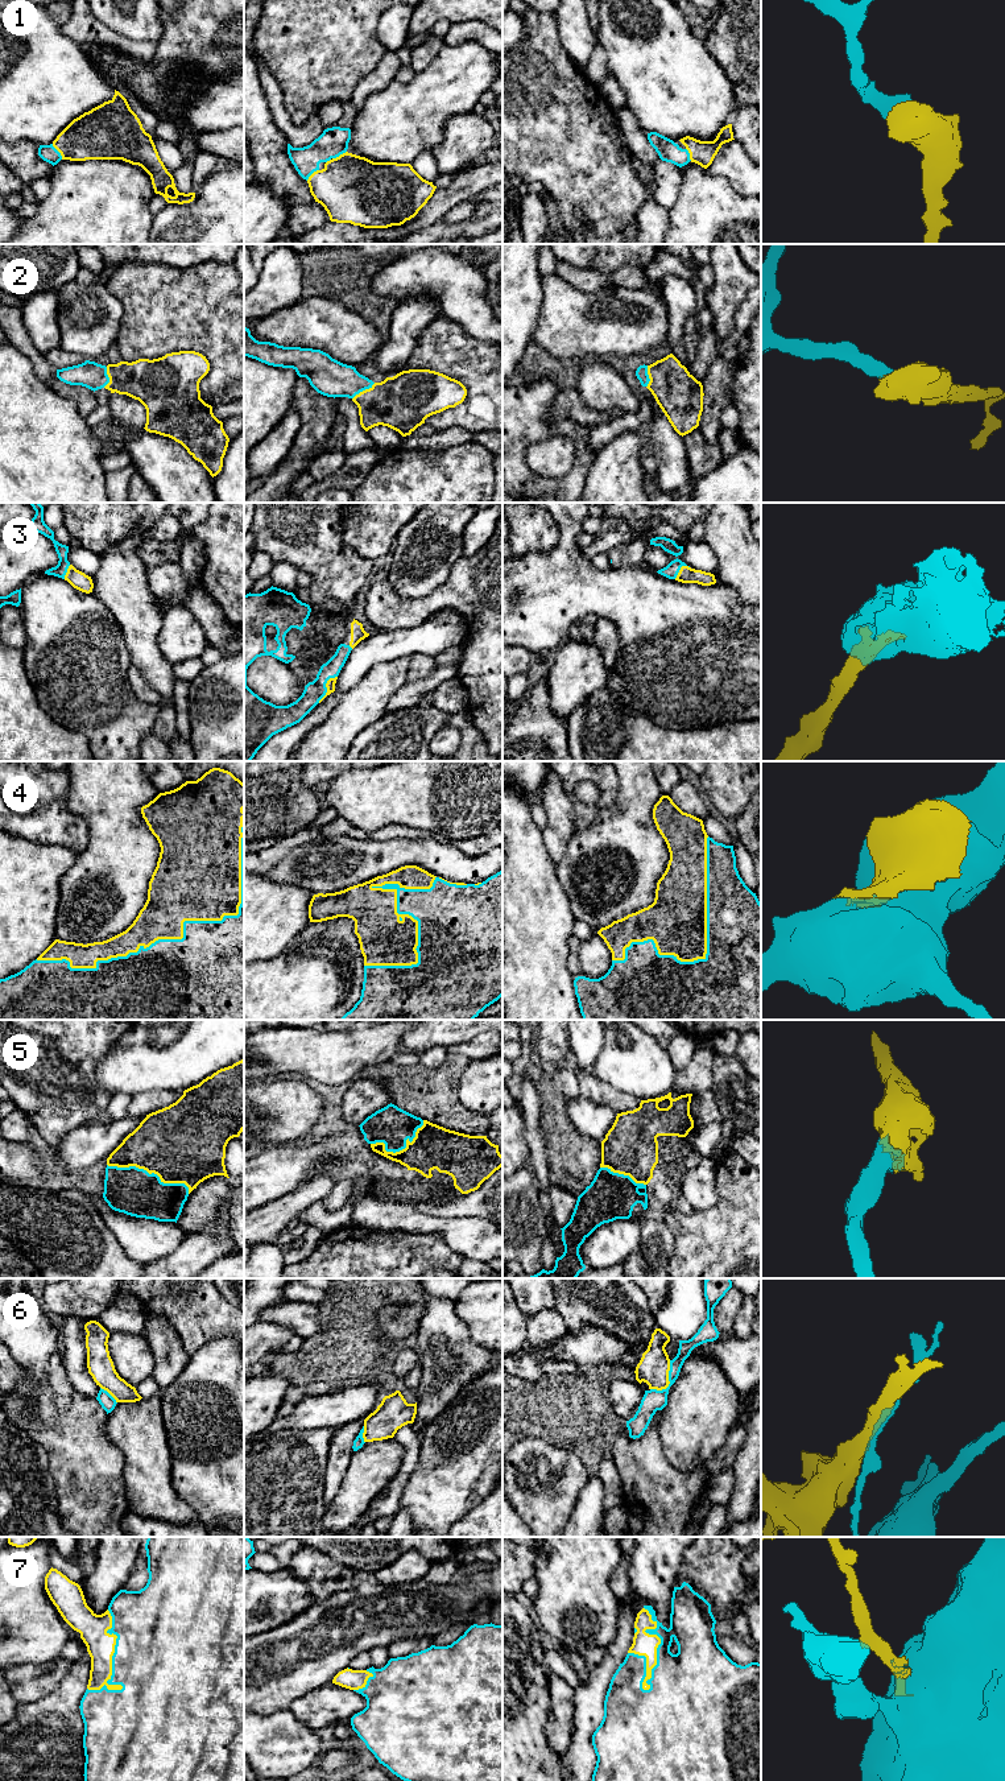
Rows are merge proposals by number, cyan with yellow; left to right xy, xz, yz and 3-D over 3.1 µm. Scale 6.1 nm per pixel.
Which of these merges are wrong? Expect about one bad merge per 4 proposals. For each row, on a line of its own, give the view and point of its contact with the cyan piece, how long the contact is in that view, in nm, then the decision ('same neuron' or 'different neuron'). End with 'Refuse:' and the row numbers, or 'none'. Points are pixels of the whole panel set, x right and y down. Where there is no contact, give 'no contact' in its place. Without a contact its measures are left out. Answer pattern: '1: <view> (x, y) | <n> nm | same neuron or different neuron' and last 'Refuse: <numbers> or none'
1: xy (58, 152) | 120 nm | same neuron
2: xz (363, 389) | 170 nm | same neuron
3: xz (326, 687) | 200 nm | same neuron
4: xy (183, 930) | 1550 nm | same neuron
5: xy (152, 1173) | 550 nm | same neuron
6: yz (669, 1380) | 220 nm | different neuron
7: yz (661, 1643) | 500 nm | same neuron
Refuse: 6

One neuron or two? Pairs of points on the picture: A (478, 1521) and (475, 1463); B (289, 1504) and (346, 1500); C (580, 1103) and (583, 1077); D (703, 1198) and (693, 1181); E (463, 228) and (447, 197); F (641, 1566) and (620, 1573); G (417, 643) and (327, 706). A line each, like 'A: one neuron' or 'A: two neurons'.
A: two neurons
B: two neurons
C: two neurons
D: one neuron
E: two neurons
F: two neurons
G: one neuron

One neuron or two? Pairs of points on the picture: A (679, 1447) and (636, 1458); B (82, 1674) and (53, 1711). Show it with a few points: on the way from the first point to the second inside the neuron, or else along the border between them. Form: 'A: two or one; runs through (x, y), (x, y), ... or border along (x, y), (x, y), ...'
A: two; border along (658, 1421), (664, 1455), (687, 1471)
B: one; runs through (75, 1684), (62, 1702)

